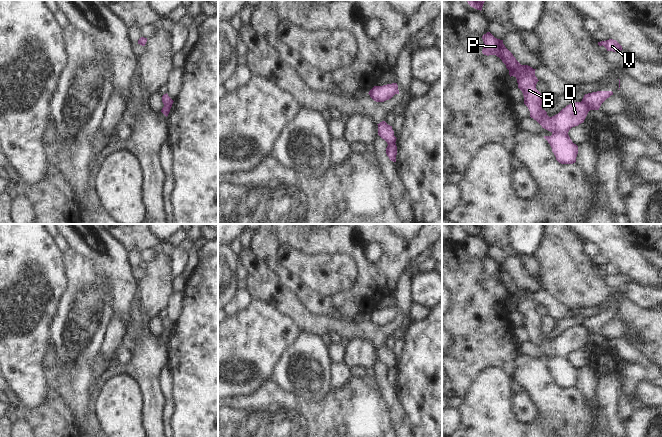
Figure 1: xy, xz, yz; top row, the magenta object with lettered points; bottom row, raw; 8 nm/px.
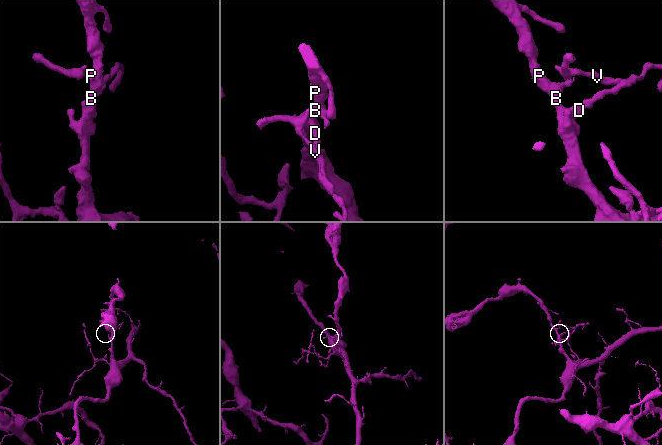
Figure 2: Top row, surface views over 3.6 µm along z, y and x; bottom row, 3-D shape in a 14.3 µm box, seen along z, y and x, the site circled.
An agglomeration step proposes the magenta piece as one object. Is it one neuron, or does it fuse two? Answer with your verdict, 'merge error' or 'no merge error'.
merge error

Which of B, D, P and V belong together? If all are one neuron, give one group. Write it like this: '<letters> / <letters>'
B D P / V

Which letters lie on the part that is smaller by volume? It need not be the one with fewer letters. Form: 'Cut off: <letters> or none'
Cut off: V

